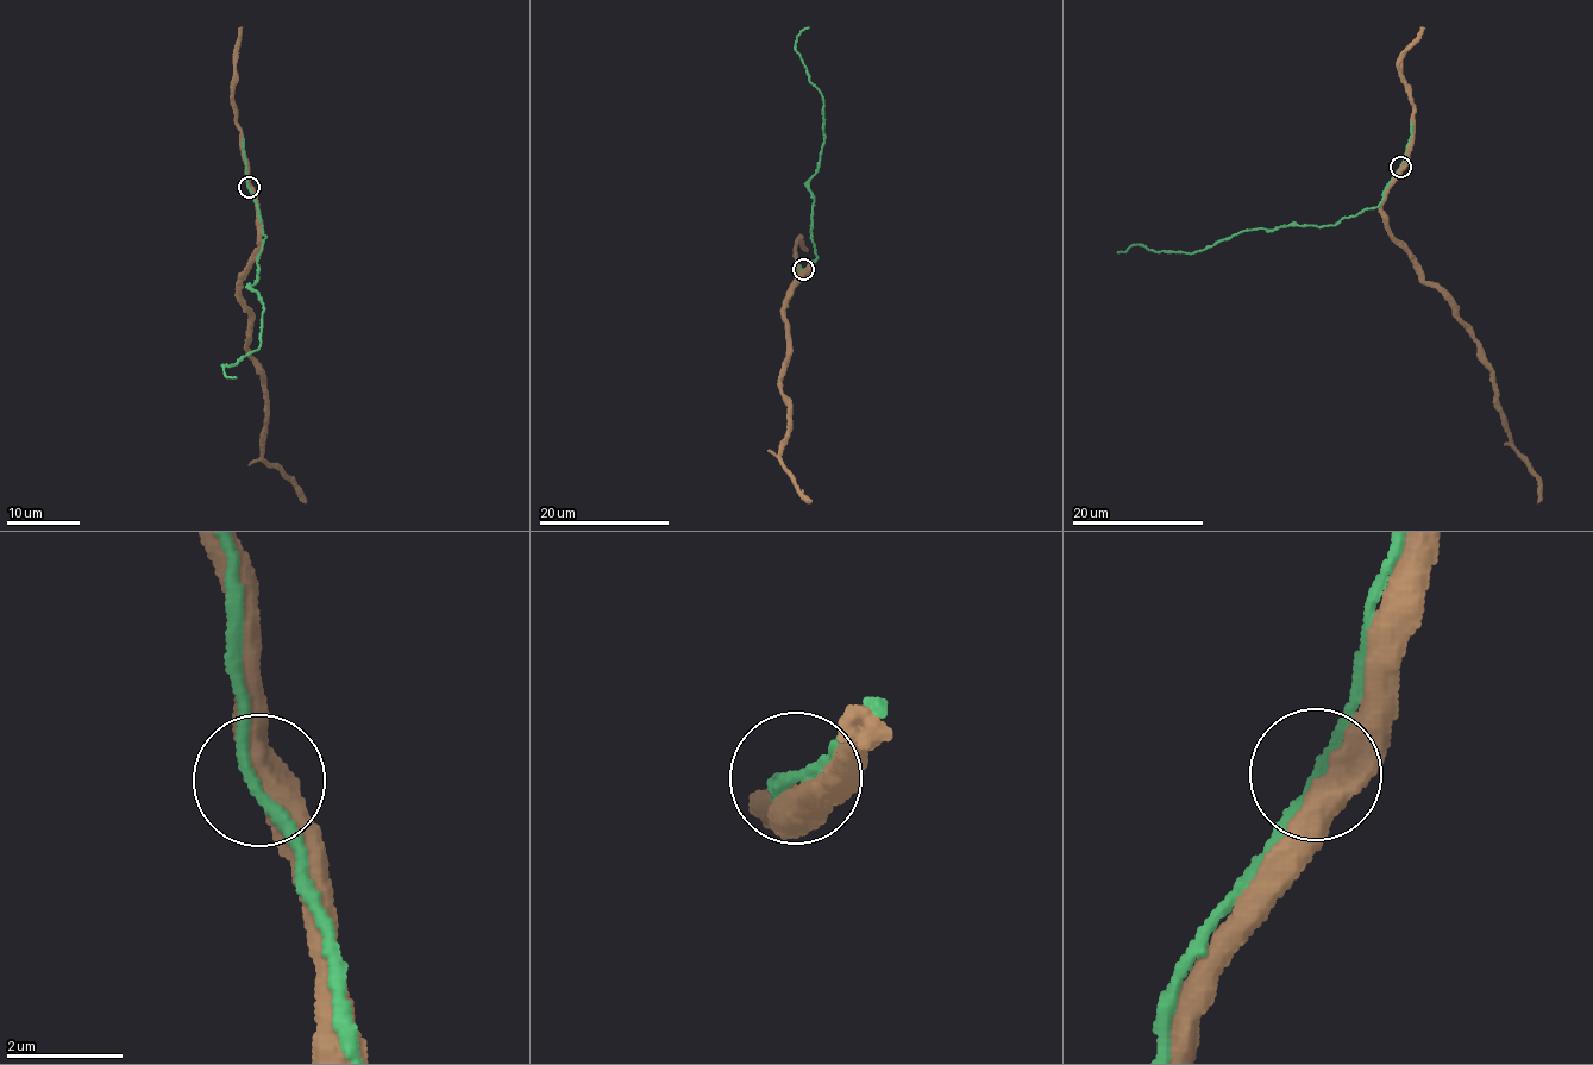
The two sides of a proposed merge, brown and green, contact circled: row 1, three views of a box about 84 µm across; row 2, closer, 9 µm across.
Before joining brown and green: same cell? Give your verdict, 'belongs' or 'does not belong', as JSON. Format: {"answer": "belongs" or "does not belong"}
{"answer": "belongs"}

